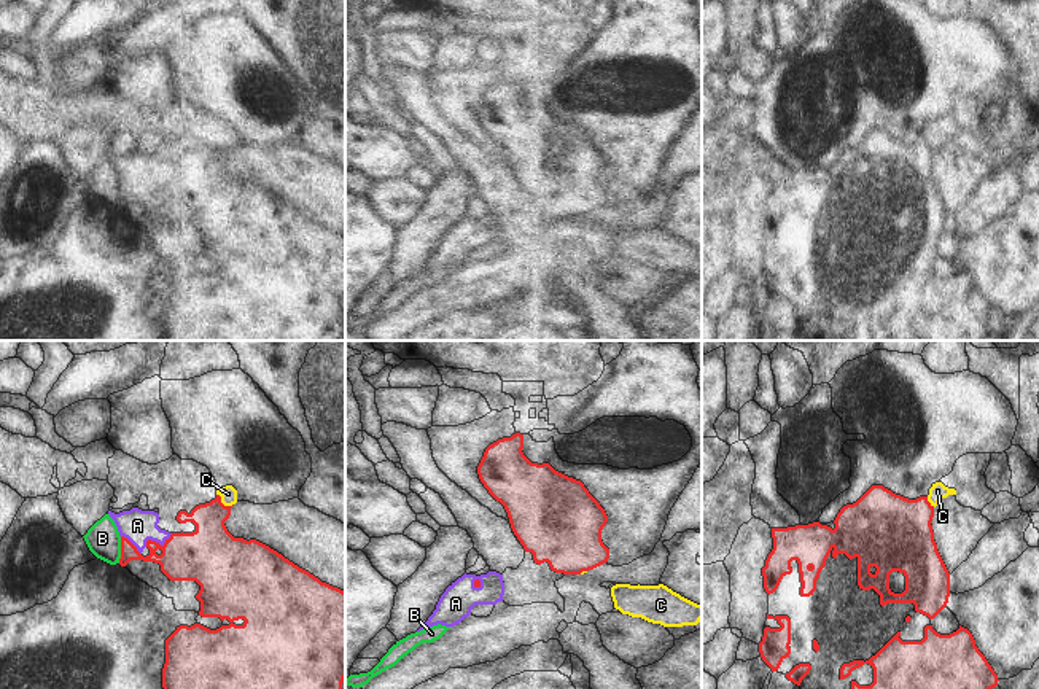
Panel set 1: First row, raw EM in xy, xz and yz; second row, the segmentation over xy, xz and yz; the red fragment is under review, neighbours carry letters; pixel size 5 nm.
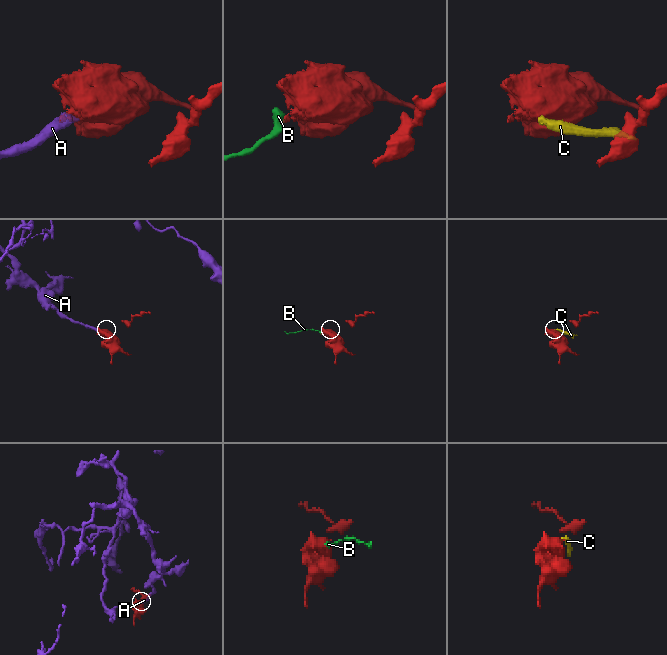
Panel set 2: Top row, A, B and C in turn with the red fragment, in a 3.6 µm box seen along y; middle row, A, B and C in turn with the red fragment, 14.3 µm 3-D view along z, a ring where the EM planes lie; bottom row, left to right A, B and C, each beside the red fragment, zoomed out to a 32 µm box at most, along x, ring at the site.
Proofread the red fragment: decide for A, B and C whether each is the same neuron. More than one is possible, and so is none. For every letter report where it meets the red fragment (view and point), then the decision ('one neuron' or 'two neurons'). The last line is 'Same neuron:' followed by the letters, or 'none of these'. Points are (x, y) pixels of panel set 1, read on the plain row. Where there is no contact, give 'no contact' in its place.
A: contact xy (156, 186); one neuron
B: contact xy (121, 193); two neurons
C: contact xy (221, 147); two neurons
Same neuron: A

